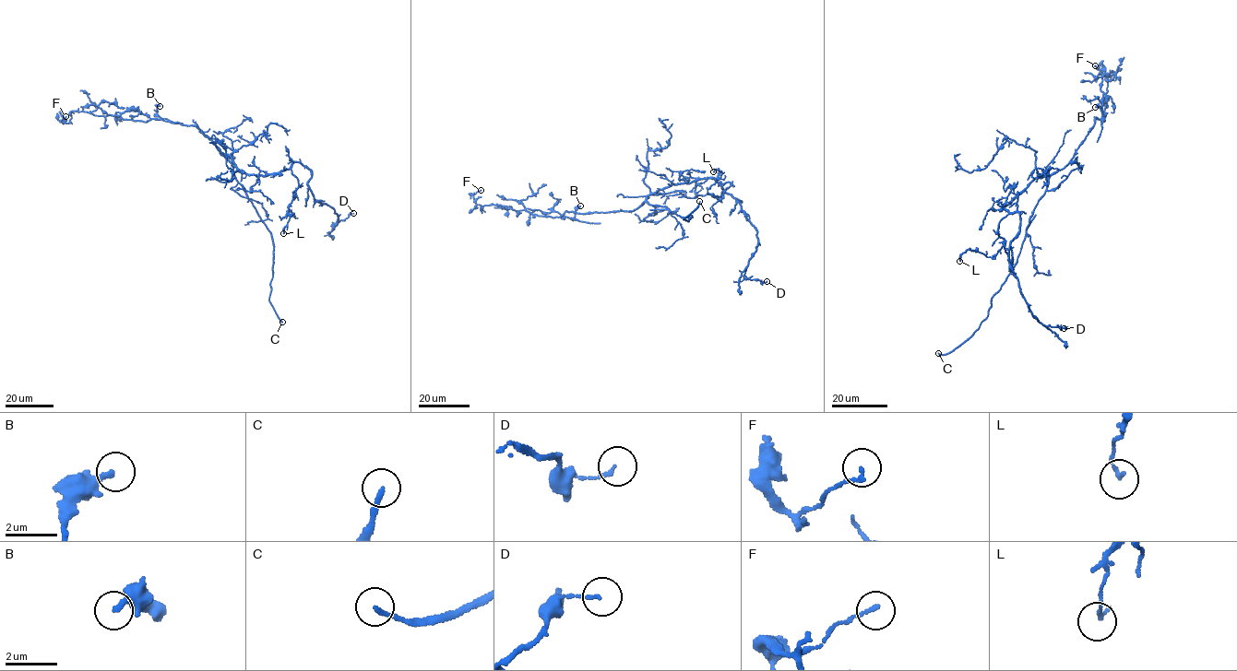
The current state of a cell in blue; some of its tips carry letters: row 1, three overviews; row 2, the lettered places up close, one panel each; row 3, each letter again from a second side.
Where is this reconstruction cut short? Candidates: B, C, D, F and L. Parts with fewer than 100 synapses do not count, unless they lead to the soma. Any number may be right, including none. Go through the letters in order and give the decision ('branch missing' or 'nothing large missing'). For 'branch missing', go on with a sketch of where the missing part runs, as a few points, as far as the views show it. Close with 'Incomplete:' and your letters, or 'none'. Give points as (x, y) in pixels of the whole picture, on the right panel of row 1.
B: nothing large missing
C: branch missing; course (938, 353), (918, 356), (906, 350), (900, 337), (880, 318), (874, 317), (865, 327), (856, 331)
D: nothing large missing
F: nothing large missing
L: nothing large missing
Incomplete: C

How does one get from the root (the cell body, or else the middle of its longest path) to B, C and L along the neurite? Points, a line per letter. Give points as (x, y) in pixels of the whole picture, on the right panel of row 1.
B: (1031, 182), (1068, 163), (1095, 117), (1102, 116), (1103, 93), (1101, 125), (1104, 115), (1095, 107)
C: (1031, 182), (1045, 175), (1047, 188), (1029, 218), (1016, 264), (992, 298), (987, 317), (956, 348), (938, 353)
L: (1031, 182), (1002, 207), (1009, 213), (998, 225), (997, 233), (1004, 246), (992, 257), (967, 250), (959, 261)

